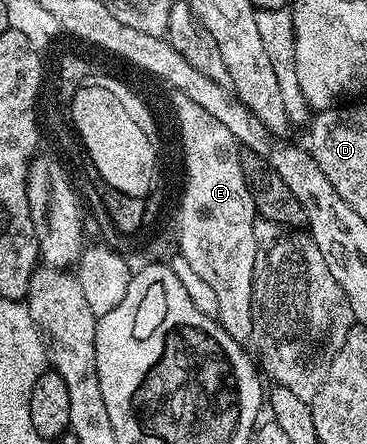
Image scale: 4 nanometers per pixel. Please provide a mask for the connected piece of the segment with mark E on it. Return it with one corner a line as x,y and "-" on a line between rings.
179,94
175,99
178,105
179,116
183,120
183,132
187,136
187,156
190,164
190,188
179,203
179,248
178,255
193,266
198,276
213,290
217,297
217,310
214,315
219,325
229,334
229,338
240,342
250,341
253,334
253,306
251,295
253,294
253,262
255,261
255,235
253,226
257,219
257,213
253,206
253,198
249,194
249,186
245,186
245,174
241,174
240,145
229,129
213,114
208,114
193,102
193,98
185,98
185,94

